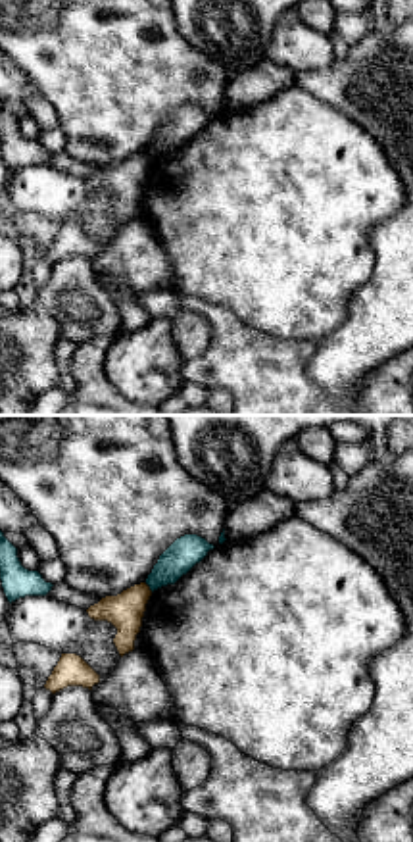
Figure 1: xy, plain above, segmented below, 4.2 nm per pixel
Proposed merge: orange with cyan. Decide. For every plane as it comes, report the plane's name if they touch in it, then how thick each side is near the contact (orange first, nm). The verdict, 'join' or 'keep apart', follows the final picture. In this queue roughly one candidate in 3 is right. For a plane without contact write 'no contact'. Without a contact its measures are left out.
meets orange in xy; 150 nm thick on the orange side, 140 nm on the other

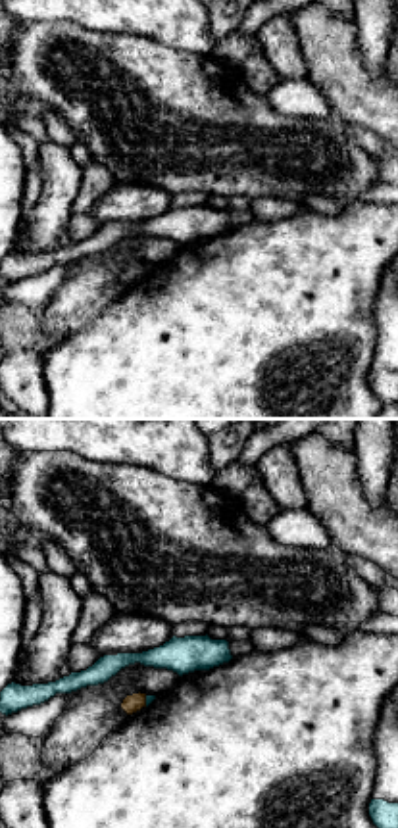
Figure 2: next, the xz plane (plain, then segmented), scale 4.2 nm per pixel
meets orange in xz; 80 nm thick on the orange side, 30 nm on the other

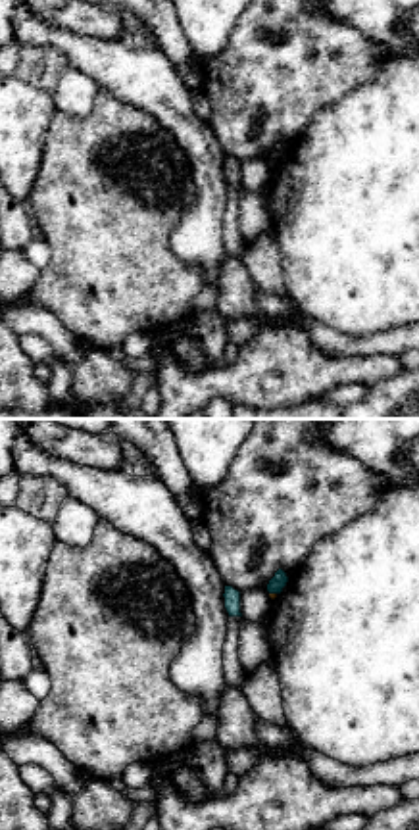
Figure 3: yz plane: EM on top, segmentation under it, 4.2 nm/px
meets orange in yz; 20 nm thick on the orange side, 70 nm on the other

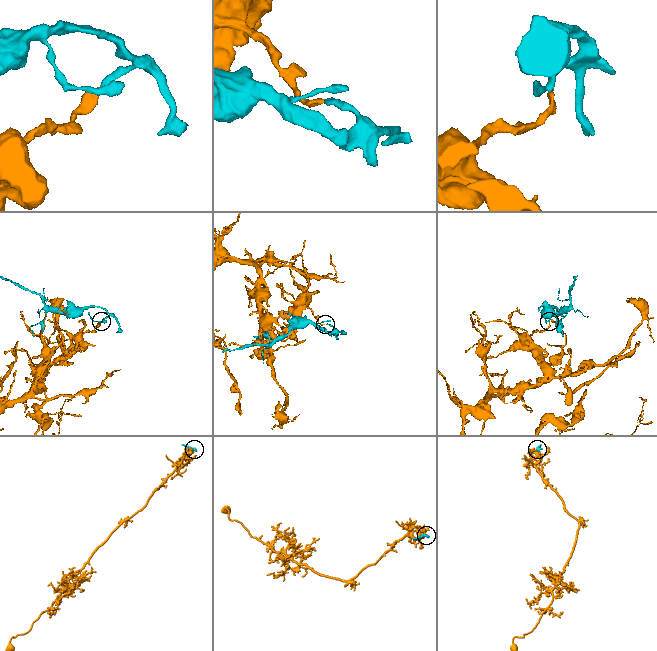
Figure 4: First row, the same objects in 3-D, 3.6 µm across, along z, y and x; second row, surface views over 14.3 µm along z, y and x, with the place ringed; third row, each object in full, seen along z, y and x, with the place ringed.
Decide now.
keep apart

